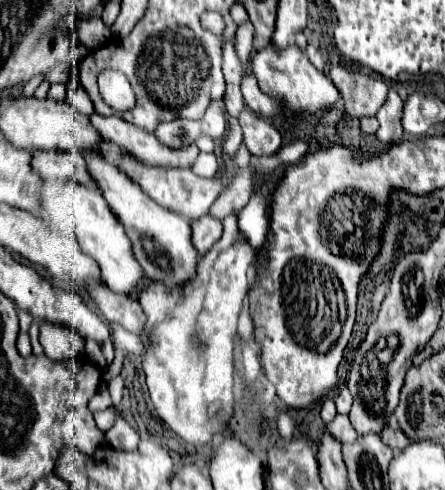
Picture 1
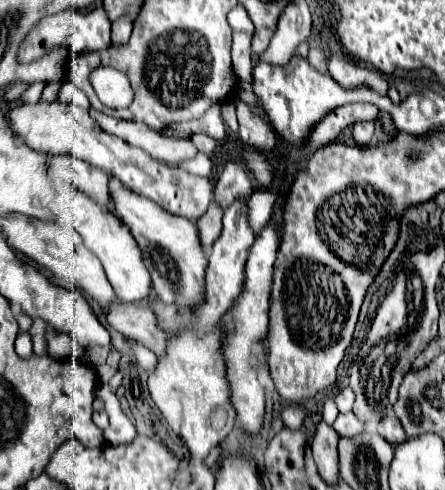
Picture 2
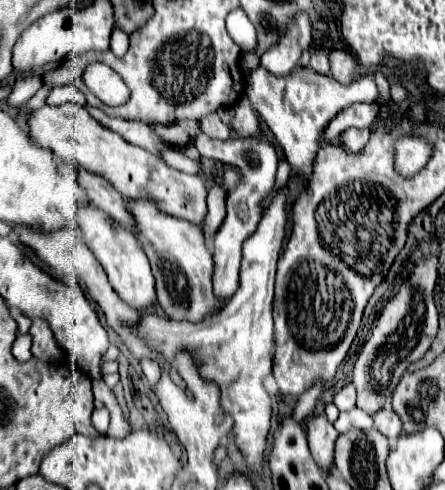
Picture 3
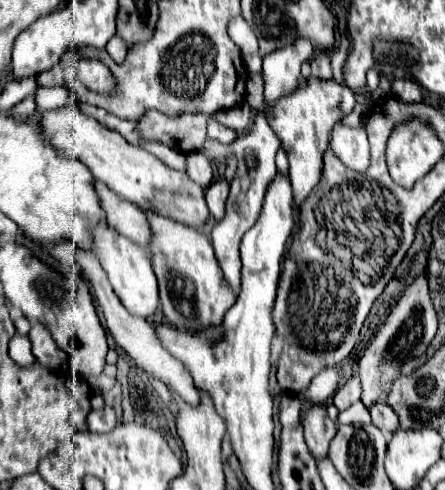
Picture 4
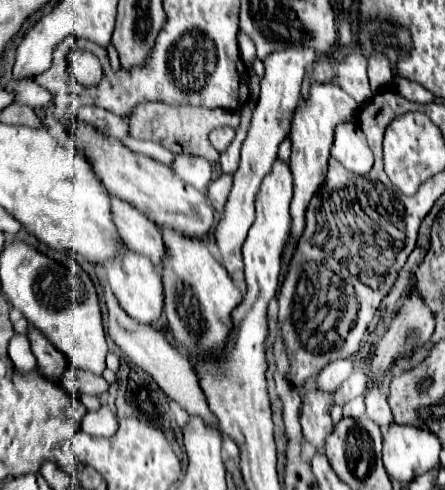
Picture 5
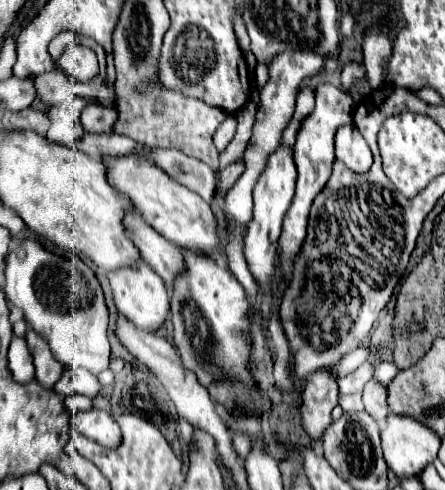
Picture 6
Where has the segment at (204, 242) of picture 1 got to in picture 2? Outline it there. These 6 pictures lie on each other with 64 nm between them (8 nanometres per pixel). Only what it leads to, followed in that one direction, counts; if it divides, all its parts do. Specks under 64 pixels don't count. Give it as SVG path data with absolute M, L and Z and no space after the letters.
M212 204L208 208L208 212L196 222L196 228L198 228L202 246L210 248L214 244L216 236L220 236L220 232L222 232L222 210L216 204Z

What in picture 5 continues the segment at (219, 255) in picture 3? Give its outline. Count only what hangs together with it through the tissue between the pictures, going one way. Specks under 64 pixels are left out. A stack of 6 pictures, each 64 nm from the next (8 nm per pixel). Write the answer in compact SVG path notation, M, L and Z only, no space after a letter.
M298 48L298 52L272 52L272 56L268 56L264 60L266 72L262 78L262 92L260 92L258 104L256 104L254 114L252 114L252 124L250 124L248 136L246 136L242 150L240 150L240 168L234 174L234 184L232 184L222 220L214 228L214 240L216 240L218 250L222 254L222 262L224 262L228 276L232 276L232 280L239 287L245 289L244 262L240 248L242 248L242 242L244 242L248 228L252 226L252 220L254 220L256 192L260 190L264 176L268 176L268 172L272 170L272 164L276 162L278 146L286 138L292 112L300 100L302 76L304 76L304 72L312 70L314 60L316 60L316 52L312 52L310 48Z

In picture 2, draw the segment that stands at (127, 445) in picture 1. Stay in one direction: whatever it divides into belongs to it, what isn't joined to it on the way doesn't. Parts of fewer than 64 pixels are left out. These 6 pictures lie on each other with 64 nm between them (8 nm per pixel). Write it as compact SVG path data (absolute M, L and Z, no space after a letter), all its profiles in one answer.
M98 384L96 388L96 396L100 396L106 404L106 412L110 416L110 426L104 430L104 438L114 444L114 446L122 446L122 444L130 444L136 438L136 428L134 424L124 416L124 412L120 410L120 402L118 398L110 392L108 384Z

